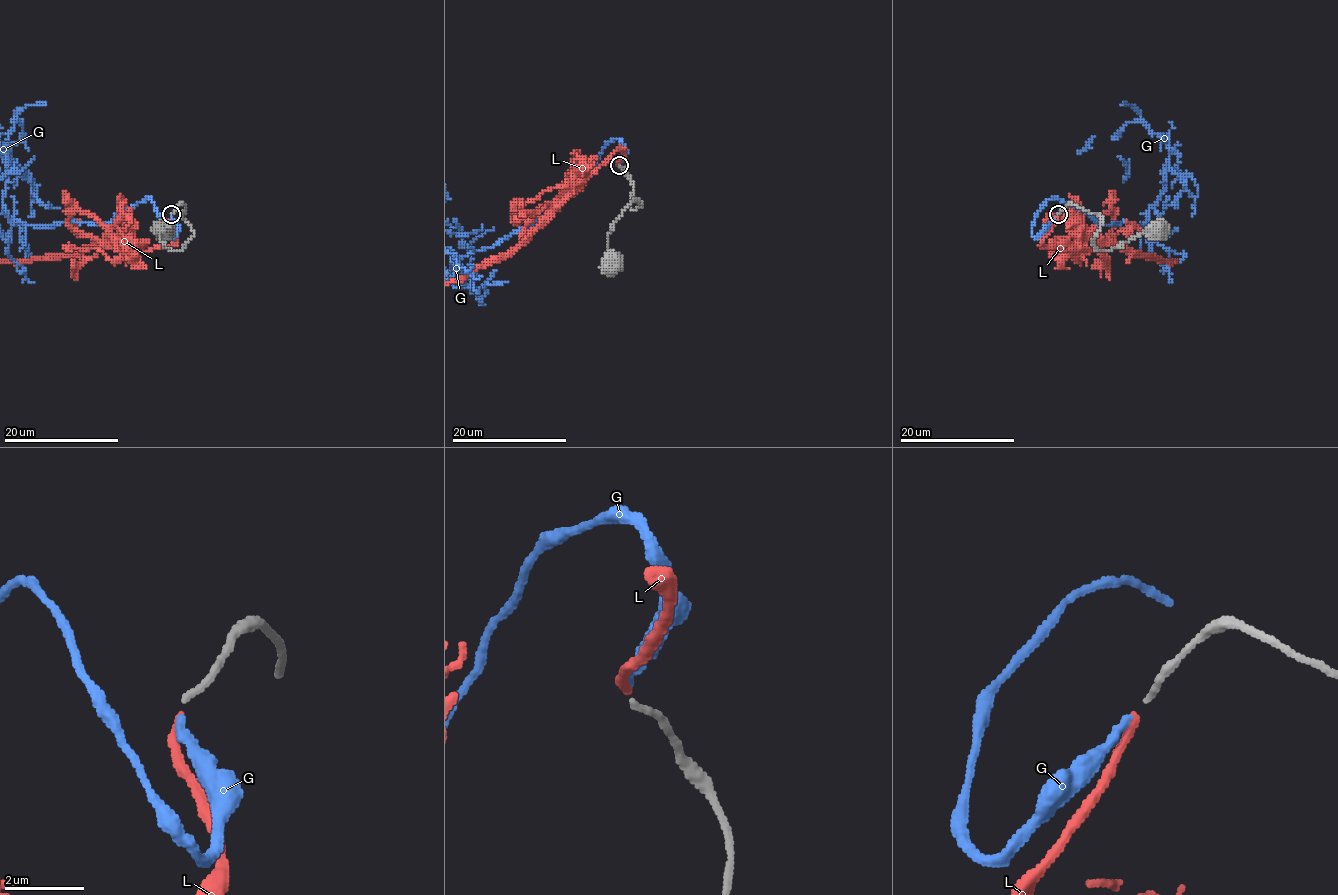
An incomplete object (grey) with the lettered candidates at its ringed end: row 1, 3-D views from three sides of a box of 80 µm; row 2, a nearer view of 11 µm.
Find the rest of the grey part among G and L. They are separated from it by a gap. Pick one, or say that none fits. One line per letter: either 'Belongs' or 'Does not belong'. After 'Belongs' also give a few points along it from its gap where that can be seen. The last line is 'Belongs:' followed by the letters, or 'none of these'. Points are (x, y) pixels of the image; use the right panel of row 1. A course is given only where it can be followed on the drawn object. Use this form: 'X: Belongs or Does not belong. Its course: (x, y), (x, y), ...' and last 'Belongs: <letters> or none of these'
G: Belongs
L: Does not belong
Belongs: G

